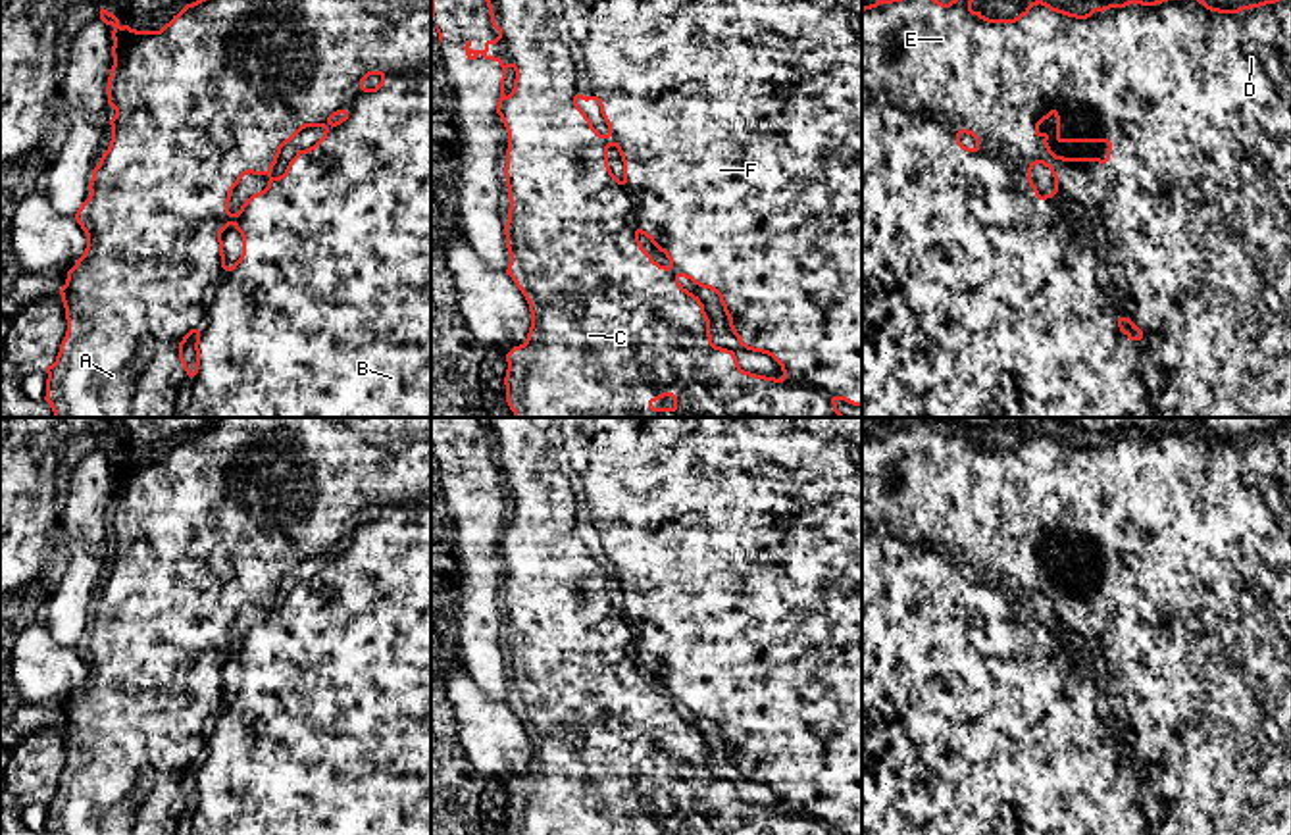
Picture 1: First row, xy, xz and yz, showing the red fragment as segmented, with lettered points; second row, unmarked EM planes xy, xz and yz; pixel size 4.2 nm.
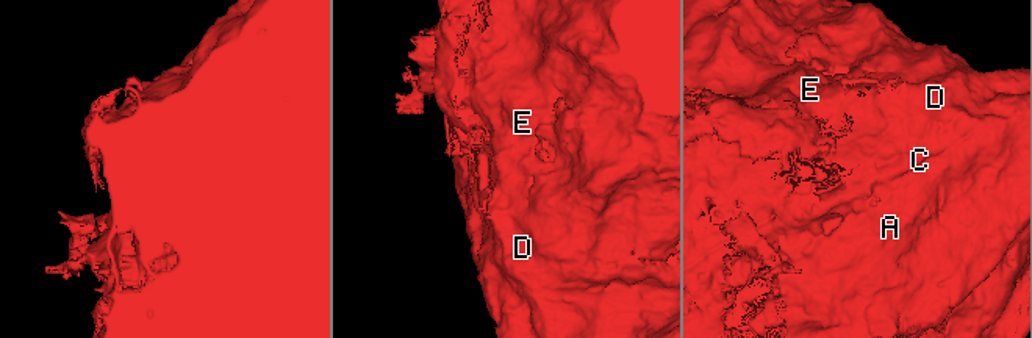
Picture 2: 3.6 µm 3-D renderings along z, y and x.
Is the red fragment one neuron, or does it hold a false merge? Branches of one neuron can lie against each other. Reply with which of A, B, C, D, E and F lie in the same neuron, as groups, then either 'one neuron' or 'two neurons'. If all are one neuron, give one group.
groups A B C D E F; one neuron

